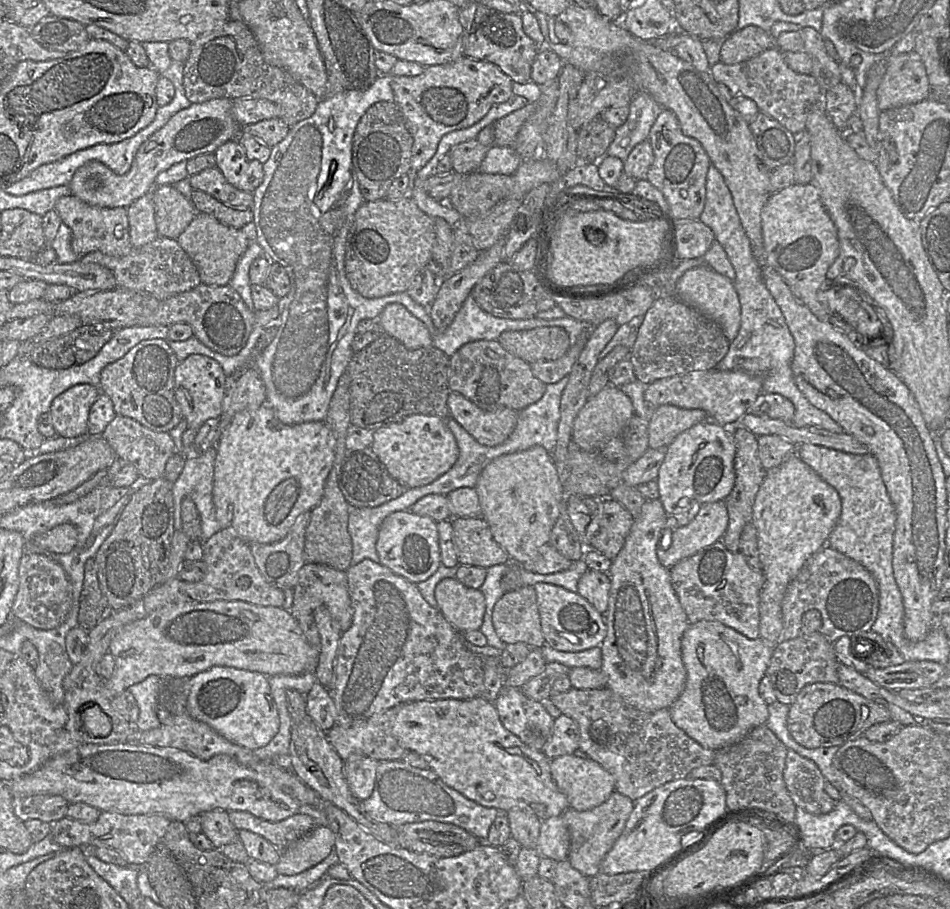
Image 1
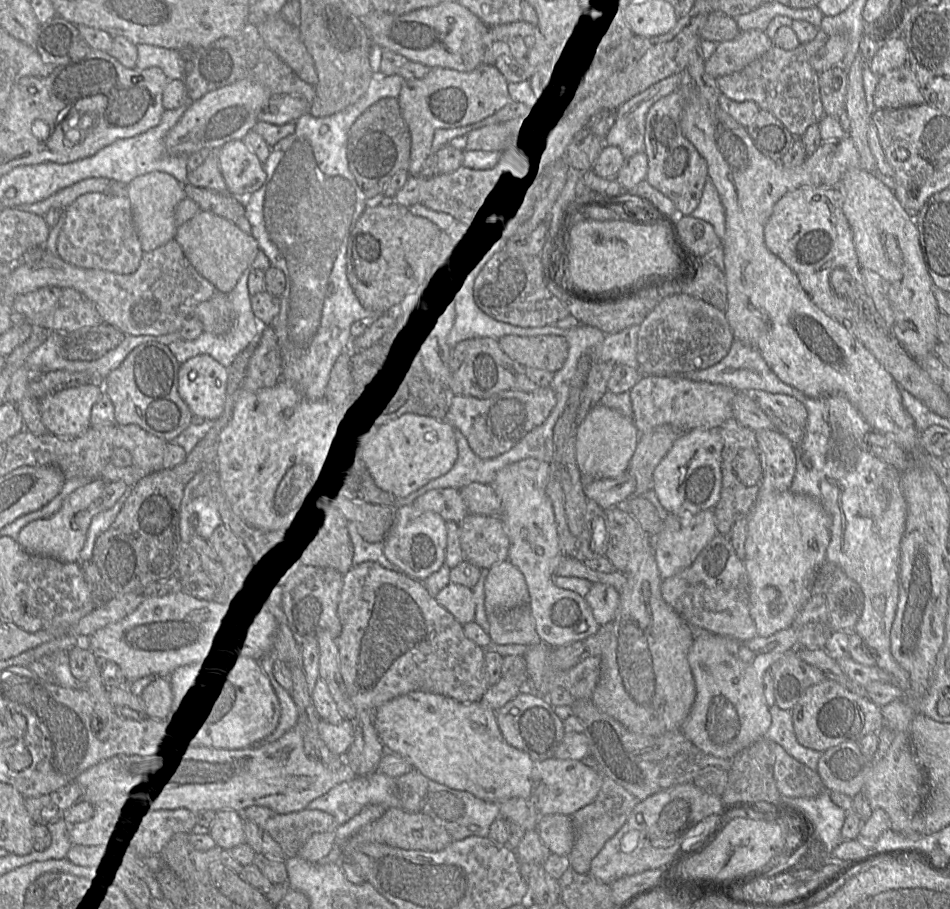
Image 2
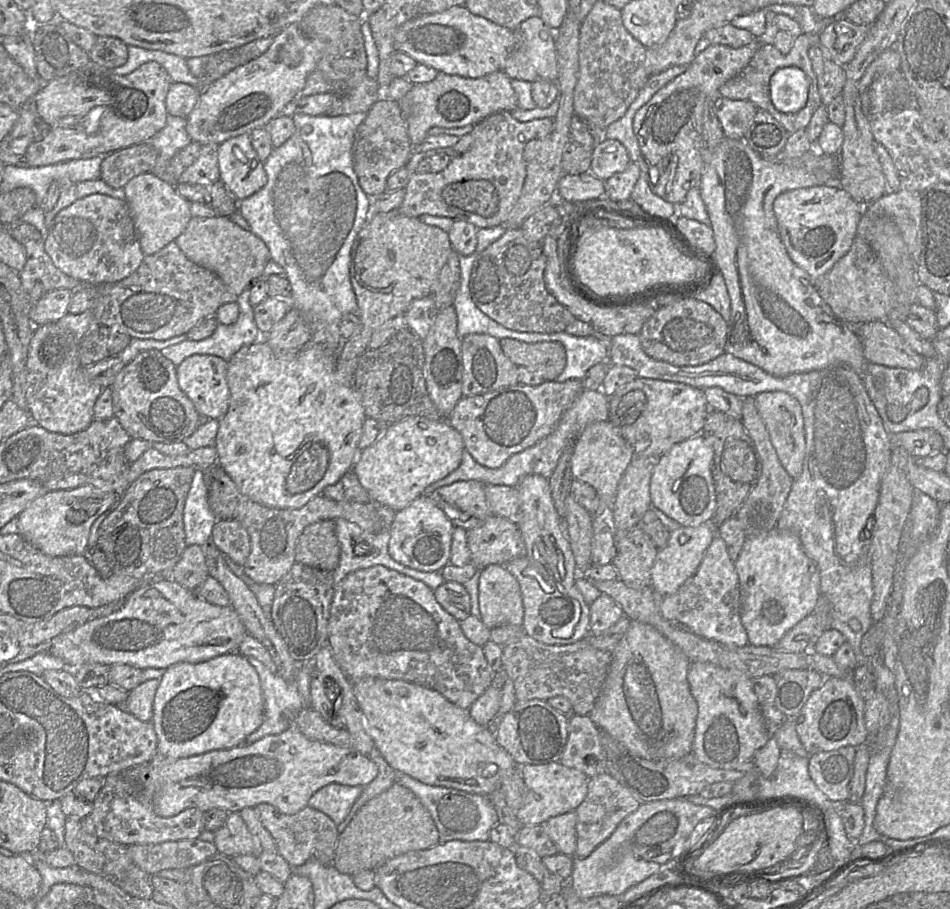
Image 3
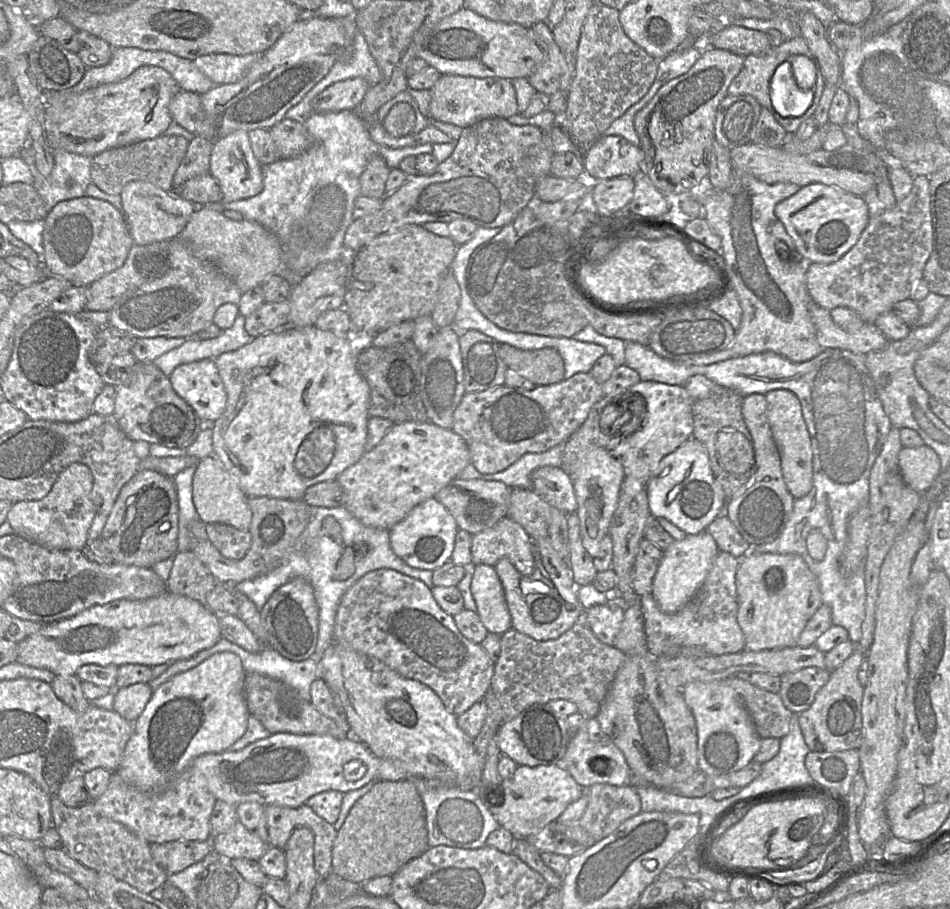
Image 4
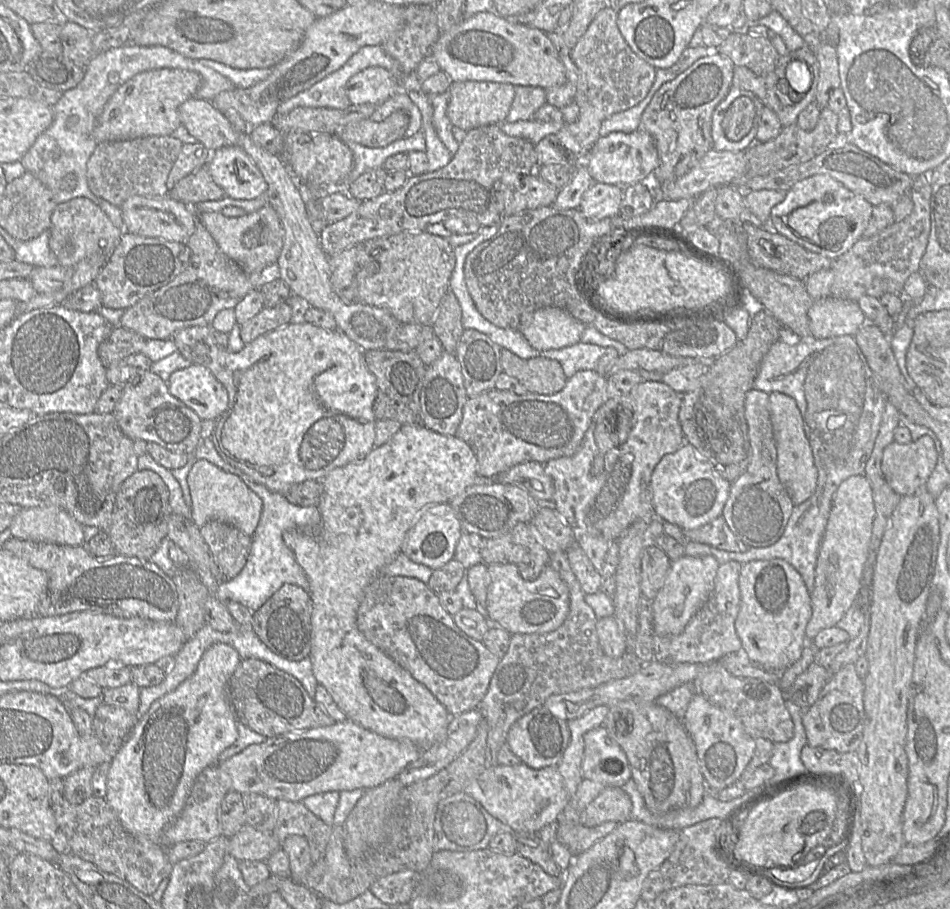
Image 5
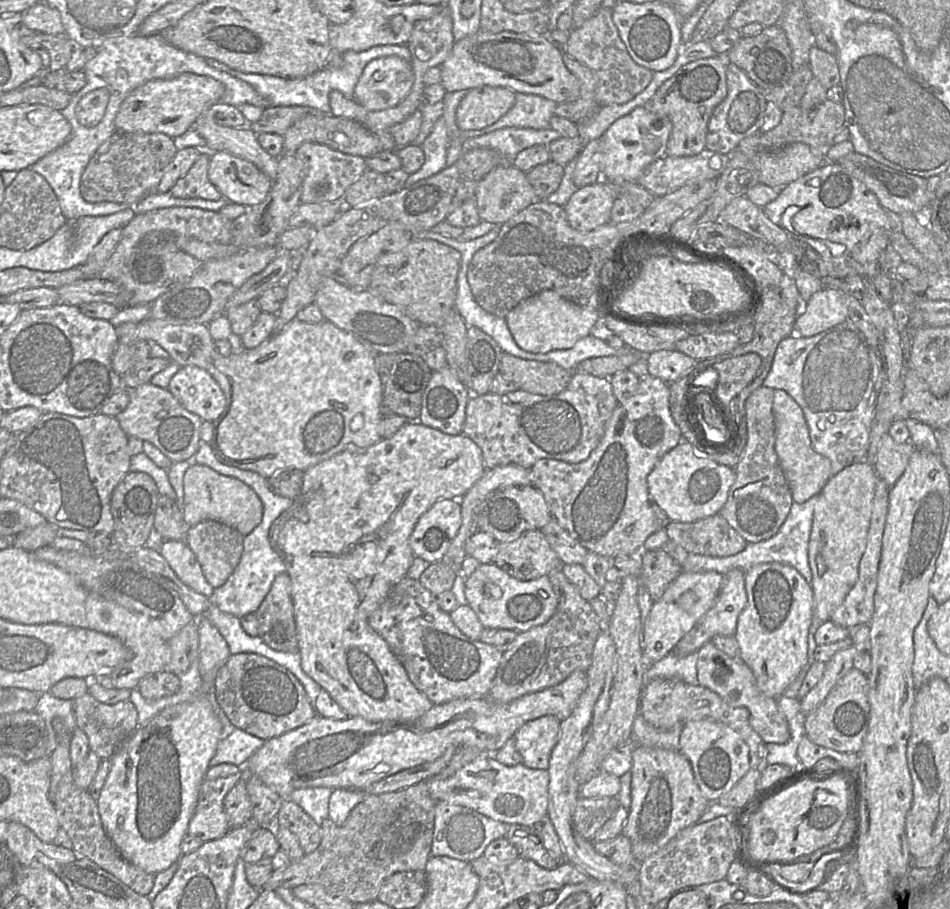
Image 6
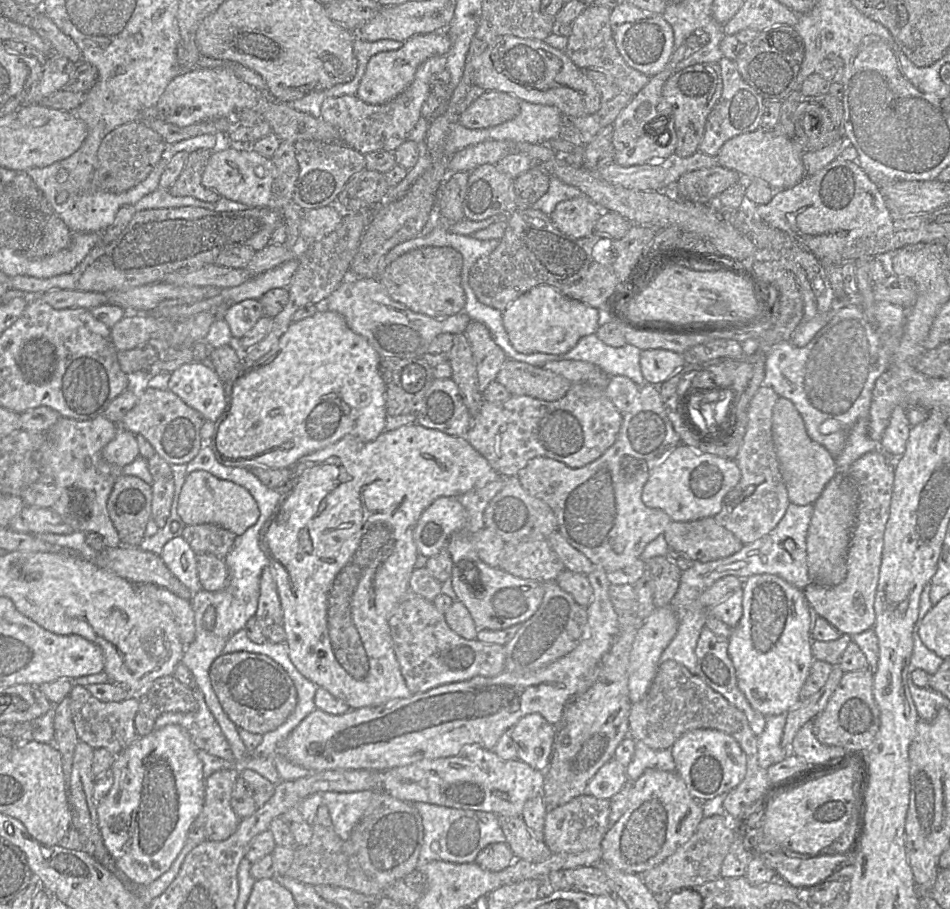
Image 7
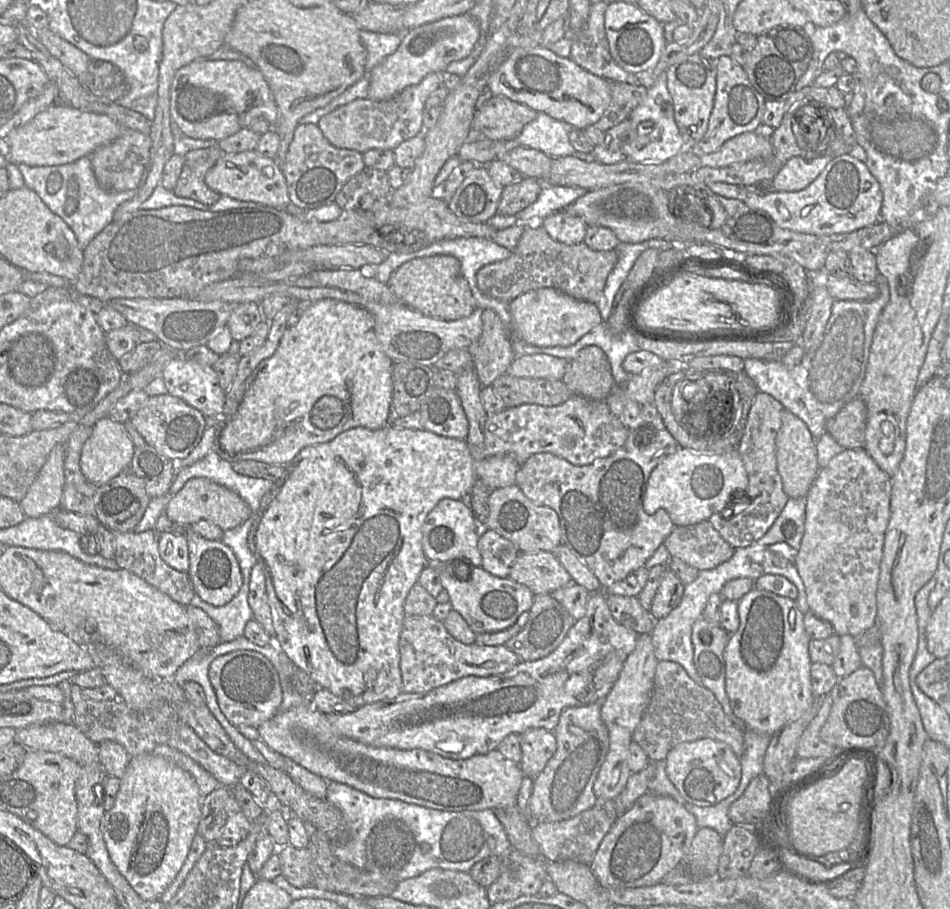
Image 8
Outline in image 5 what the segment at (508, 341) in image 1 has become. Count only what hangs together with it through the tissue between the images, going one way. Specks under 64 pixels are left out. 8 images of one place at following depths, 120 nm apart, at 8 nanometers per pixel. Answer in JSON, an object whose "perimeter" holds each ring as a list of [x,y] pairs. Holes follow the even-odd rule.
{"perimeter":[[[501,348],[501,365],[502,372],[516,378],[528,393],[553,395],[562,390],[568,380],[561,364],[546,357],[522,359]]]}

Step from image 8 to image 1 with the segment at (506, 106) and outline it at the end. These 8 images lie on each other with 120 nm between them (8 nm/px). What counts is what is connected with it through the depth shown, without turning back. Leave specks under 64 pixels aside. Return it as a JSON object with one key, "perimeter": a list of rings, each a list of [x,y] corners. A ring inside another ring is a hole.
{"perimeter":[[[466,56],[450,63],[427,66],[417,76],[393,76],[391,87],[394,102],[403,114],[407,128],[413,137],[411,172],[417,173],[432,159],[445,134],[476,124],[492,106],[507,101],[513,95],[512,84],[512,79],[497,65]]]}

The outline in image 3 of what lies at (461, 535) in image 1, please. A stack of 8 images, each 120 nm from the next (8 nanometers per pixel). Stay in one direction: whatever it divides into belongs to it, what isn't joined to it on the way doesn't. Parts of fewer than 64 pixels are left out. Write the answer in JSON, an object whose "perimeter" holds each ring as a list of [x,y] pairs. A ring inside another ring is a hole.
{"perimeter":[[[490,515],[481,525],[467,530],[470,563],[477,570],[488,565],[505,565],[526,553],[517,524],[504,517]]]}

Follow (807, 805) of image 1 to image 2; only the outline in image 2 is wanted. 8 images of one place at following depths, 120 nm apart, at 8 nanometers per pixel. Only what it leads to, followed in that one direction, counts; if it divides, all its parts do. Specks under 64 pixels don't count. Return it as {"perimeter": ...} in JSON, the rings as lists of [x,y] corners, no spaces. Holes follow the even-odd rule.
{"perimeter":[[[770,741],[774,756],[774,780],[786,797],[814,798],[827,790],[818,773],[789,755],[779,744]]]}

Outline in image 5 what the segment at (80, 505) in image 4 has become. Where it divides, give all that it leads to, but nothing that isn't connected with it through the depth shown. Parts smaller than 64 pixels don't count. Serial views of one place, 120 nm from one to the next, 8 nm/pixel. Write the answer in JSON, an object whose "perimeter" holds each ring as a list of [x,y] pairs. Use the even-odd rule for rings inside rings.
{"perimeter":[[[56,506],[21,508],[9,527],[13,538],[57,544],[84,544],[83,526]]]}

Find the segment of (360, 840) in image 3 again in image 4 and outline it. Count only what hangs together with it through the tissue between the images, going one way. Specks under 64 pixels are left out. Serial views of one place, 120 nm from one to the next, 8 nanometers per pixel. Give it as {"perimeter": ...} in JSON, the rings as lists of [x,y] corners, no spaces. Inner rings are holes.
{"perimeter":[[[409,776],[400,780],[378,781],[350,809],[337,831],[332,848],[332,872],[357,884],[379,876],[393,876],[403,865],[429,848],[425,807],[414,782]]]}

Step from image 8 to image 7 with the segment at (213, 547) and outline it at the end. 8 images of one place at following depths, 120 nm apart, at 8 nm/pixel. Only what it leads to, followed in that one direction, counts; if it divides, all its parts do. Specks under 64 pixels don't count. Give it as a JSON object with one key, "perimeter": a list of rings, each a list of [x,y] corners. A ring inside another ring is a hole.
{"perimeter":[[[212,554],[197,555],[197,569],[202,589],[217,592],[229,584],[229,569],[225,559]]]}

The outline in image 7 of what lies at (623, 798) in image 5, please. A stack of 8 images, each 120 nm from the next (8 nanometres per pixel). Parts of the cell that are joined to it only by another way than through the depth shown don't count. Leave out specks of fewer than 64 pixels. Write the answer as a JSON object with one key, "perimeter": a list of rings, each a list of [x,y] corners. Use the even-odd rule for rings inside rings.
{"perimeter":[[[585,793],[562,806],[549,809],[545,817],[542,838],[553,854],[577,853],[600,847],[610,827],[609,815],[610,800]]]}

